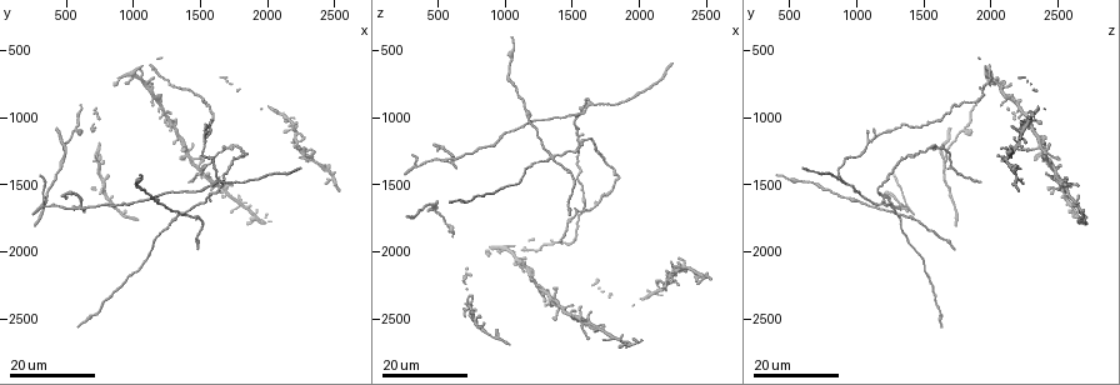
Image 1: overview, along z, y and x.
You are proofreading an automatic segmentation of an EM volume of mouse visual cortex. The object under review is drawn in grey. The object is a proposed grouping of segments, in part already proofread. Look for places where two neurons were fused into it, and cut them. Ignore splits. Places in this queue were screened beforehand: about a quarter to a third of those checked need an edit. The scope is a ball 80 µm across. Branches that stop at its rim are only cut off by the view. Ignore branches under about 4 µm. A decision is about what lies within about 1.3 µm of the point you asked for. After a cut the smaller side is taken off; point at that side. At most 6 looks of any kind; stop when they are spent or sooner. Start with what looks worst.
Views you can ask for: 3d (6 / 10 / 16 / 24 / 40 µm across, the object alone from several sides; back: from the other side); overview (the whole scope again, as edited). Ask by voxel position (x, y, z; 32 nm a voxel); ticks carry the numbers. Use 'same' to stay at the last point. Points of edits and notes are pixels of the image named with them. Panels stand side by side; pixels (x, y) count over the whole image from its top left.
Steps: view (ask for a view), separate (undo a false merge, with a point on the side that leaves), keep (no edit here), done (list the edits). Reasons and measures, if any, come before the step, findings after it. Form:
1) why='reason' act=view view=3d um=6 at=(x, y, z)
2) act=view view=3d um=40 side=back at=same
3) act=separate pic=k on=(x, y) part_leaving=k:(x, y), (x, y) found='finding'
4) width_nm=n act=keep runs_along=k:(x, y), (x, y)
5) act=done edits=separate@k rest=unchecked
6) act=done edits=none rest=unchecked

why='looks like a crossing' act=view view=3d um=16 at=(1360, 1740, 1300)

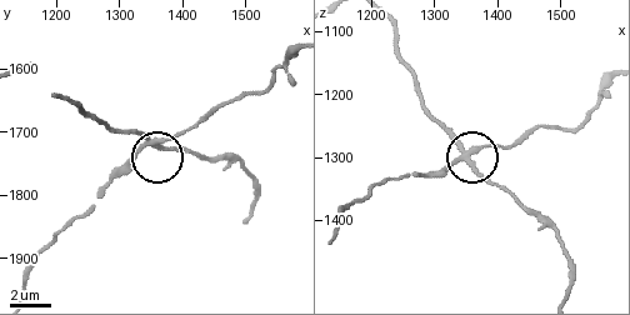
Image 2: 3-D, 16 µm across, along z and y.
act=view view=3d um=6 at=(1350, 1715, 1295)

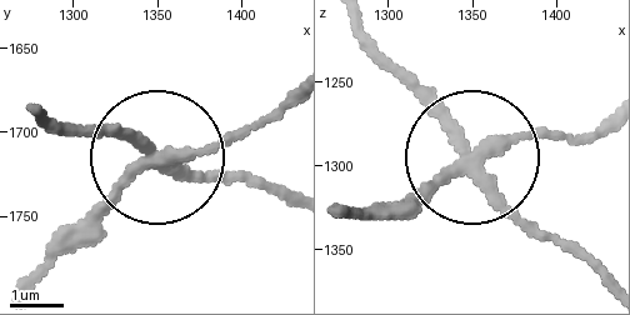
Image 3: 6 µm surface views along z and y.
side_arm_um=42 act=separate pic=3 on=(208, 173) part_leaving=3:(150, 155), (48, 119) found='a second neuron is stuck on'

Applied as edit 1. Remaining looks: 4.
act=view view=overview

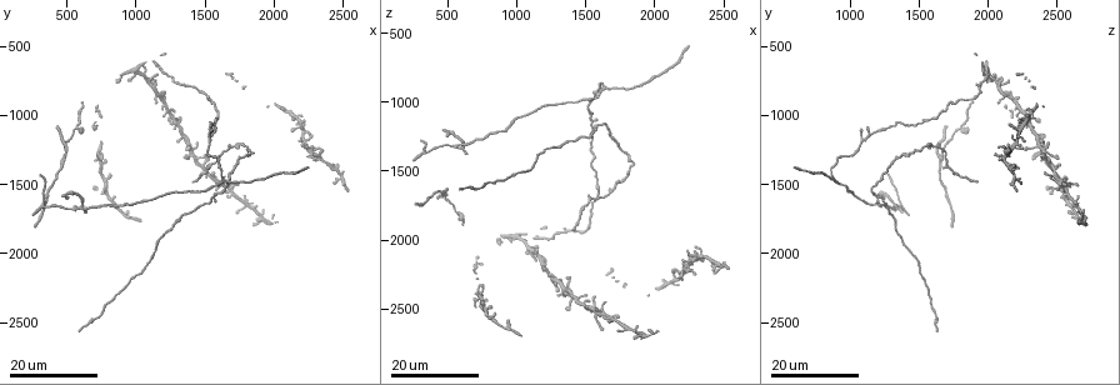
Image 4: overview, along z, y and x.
why='four or more arms meet' act=view view=3d um=16 at=(580, 1680, 1320)

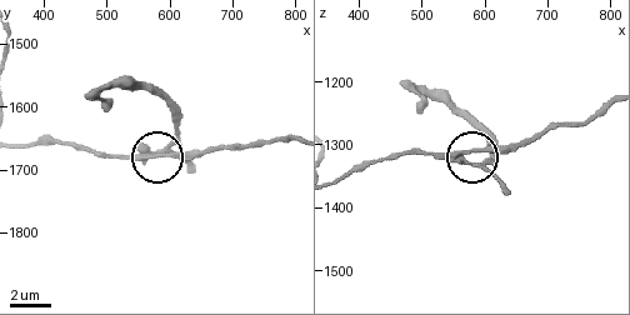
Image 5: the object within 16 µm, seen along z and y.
act=view view=3d um=10 at=same

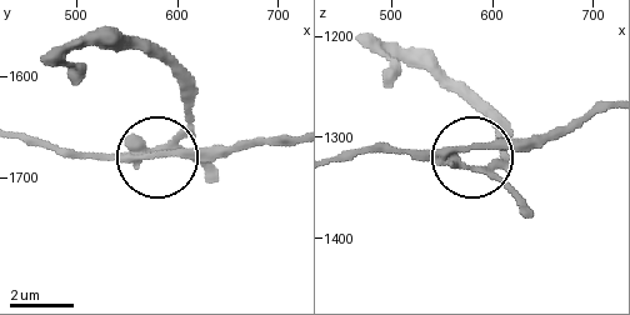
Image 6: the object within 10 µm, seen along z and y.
arms=4 act=separate pic=6 on=(169, 141) part_leaving=6:(125, 151), (185, 119), (171, 70), (83, 46), (74, 75) found='two neurons meet here'

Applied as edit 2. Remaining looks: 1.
act=done edits=separate@3,separate@6 rest=unchecked

